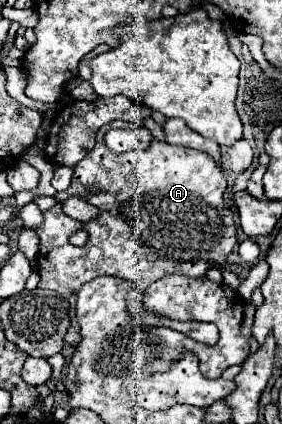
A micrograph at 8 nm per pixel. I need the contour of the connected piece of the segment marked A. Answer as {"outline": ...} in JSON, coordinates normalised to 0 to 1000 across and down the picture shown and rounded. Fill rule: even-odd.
{"outline":[[[411,283],[348,307],[340,344],[262,392],[248,443],[199,458],[199,486],[156,505],[156,528],[128,547],[142,561],[142,679],[191,684],[248,712],[248,774],[227,792],[227,811],[255,821],[291,802],[262,736],[277,675],[340,651],[404,651],[468,675],[518,670],[518,679],[589,646],[730,651],[738,632],[801,613],[844,571],[830,505],[794,476],[809,434],[787,396],[745,368],[702,354],[603,344],[553,325],[532,335],[525,354],[418,368],[369,340],[369,316],[390,302],[475,302],[475,292]],[[312,439],[340,439],[348,458],[305,458]],[[255,458],[277,458],[312,481],[340,486],[355,495],[348,514],[277,524],[227,505],[220,476]],[[397,505],[418,514],[411,524],[383,514]],[[270,542],[319,542],[319,566],[291,585],[241,571],[248,552]]]}

